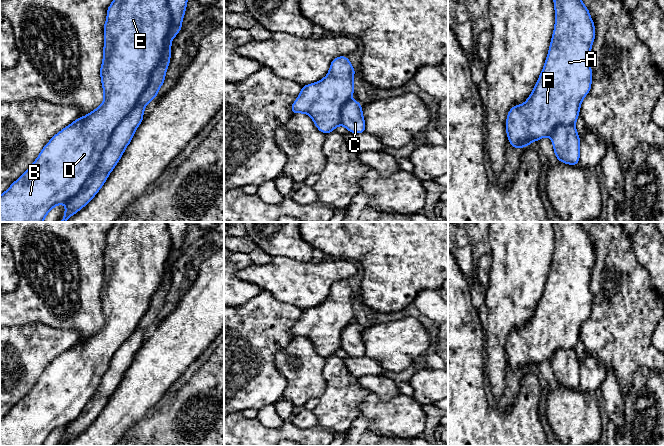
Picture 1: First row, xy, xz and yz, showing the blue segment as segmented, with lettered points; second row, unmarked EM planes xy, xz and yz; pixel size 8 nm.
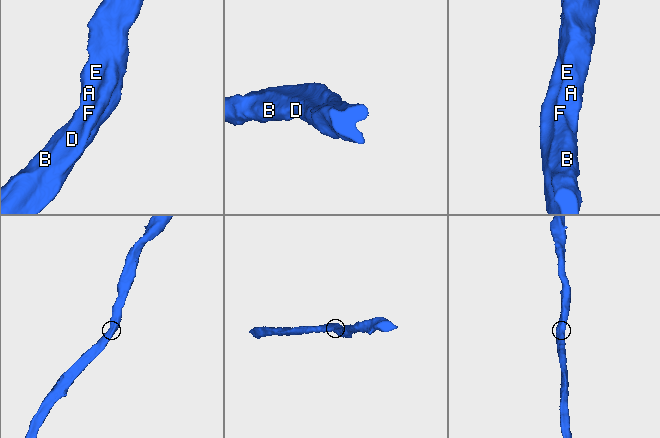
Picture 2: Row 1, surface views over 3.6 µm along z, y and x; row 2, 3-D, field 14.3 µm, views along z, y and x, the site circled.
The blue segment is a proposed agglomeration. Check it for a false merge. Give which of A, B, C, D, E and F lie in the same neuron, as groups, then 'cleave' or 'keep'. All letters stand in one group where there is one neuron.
A B C D E F; keep

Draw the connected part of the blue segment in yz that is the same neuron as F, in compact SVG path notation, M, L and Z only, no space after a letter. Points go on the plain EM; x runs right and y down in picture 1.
M554 222L555 252L549 276L538 305L523 329L514 329L508 336L506 344L507 361L513 372L530 370L532 365L539 365L550 360L557 385L568 389L579 389L580 362L575 346L579 341L579 333L583 322L591 314L592 294L590 291L591 269L595 263L595 251L588 232L580 222Z

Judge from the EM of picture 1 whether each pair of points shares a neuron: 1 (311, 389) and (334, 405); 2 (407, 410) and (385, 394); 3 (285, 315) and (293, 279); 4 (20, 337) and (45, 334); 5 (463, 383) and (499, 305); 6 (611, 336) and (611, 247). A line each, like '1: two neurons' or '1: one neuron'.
1: two neurons
2: two neurons
3: two neurons
4: one neuron
5: two neurons
6: one neuron

